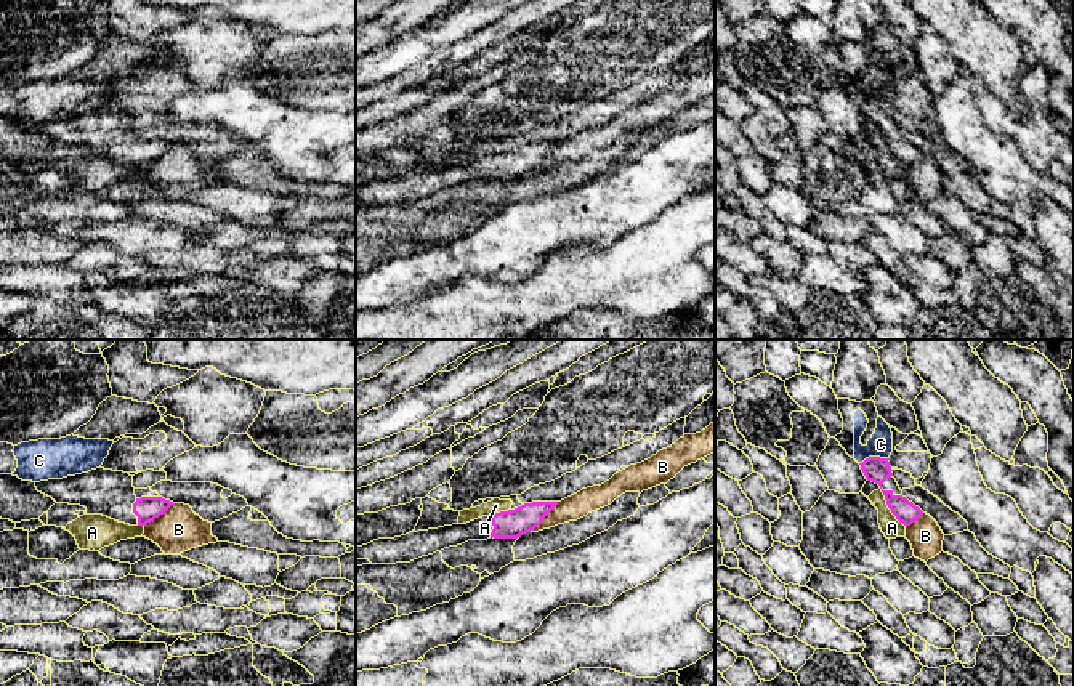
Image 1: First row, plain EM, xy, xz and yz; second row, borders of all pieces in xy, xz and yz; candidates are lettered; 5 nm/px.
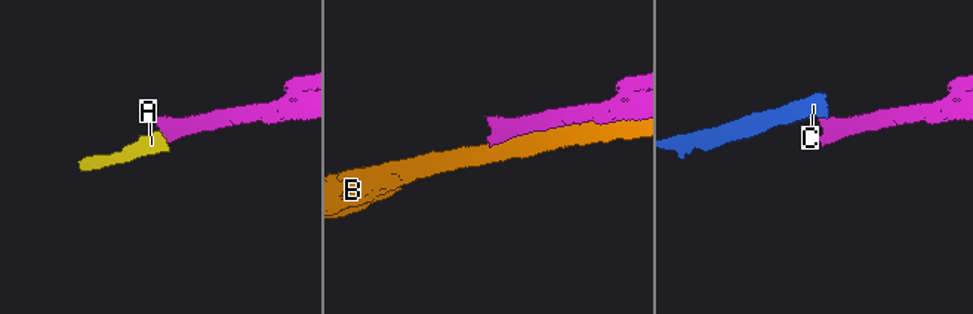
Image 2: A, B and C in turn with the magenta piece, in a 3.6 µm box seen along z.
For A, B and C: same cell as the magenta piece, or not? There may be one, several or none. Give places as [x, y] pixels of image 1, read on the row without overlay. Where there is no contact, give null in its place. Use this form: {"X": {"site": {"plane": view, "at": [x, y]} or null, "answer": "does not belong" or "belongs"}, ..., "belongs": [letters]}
{"A": {"site": {"plane": "yz", "at": [888, 148]}, "answer": "does not belong"}, "B": {"site": {"plane": "xz", "at": [544, 157]}, "answer": "does not belong"}, "C": {"site": {"plane": "yz", "at": [872, 98]}, "answer": "does not belong"}, "belongs": []}

